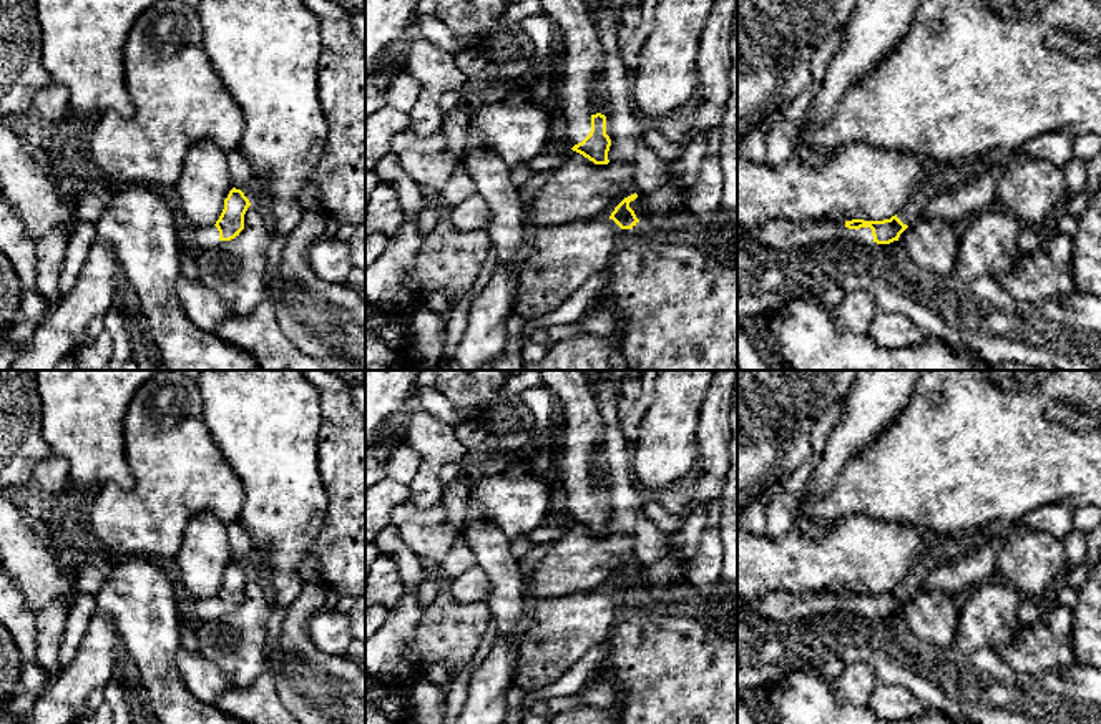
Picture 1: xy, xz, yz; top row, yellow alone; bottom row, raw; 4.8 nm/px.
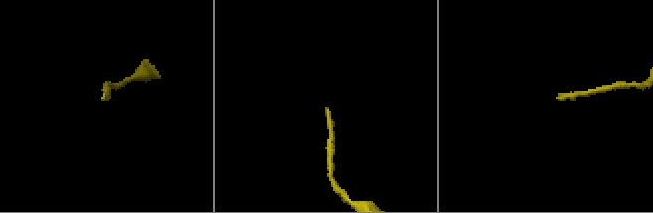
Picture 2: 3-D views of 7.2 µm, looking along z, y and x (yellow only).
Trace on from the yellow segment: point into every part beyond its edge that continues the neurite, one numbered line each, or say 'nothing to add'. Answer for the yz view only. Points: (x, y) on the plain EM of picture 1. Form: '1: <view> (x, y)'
1: yz (779, 605)

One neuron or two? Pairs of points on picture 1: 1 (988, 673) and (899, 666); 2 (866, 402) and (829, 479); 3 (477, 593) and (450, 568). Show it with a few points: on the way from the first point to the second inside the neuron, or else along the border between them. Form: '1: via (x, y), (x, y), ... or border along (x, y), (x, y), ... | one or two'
1: via (967, 673), (930, 673), (920, 668) | one
2: via (862, 420), (832, 460) | one
3: border along (475, 563), (449, 582) | two

